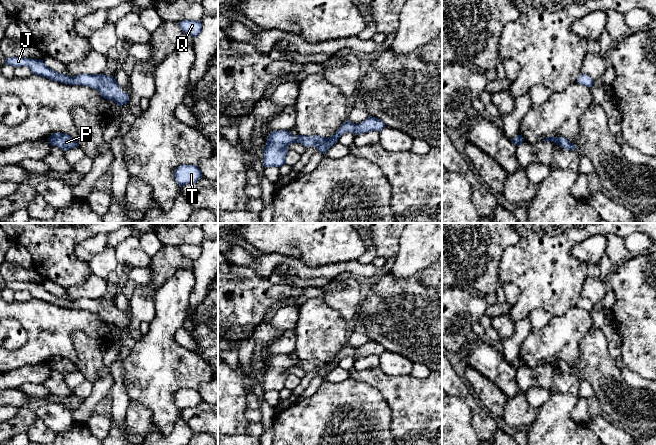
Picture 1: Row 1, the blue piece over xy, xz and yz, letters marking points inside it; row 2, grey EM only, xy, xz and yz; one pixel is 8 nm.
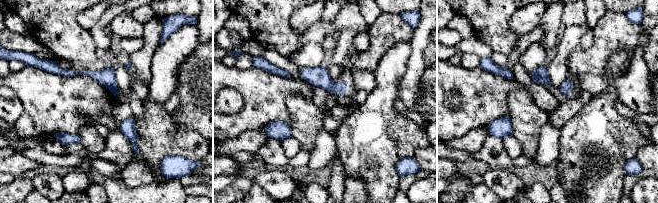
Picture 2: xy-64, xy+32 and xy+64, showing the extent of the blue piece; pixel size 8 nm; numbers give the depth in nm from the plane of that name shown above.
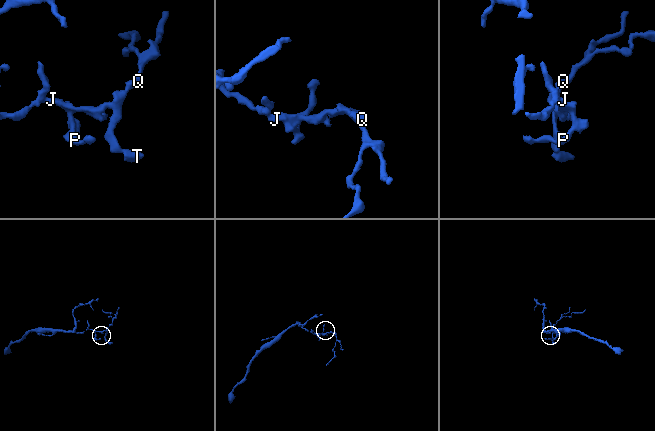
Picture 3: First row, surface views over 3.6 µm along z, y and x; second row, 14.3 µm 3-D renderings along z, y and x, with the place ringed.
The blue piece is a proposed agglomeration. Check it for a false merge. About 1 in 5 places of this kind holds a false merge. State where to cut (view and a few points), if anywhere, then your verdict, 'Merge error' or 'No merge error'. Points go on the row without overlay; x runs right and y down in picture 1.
No split. No merge error

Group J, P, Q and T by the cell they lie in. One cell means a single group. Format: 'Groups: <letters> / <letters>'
Groups: J P Q T

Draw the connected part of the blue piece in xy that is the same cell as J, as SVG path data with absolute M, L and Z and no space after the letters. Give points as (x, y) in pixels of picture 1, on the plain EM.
M10 281L5 283L5 288L13 291L26 290L31 294L32 298L42 300L49 304L93 312L97 314L104 323L113 325L118 330L126 328L129 324L128 318L120 314L120 310L112 300L105 300L104 298L78 298L71 301L48 292L43 287L43 284L32 282Z

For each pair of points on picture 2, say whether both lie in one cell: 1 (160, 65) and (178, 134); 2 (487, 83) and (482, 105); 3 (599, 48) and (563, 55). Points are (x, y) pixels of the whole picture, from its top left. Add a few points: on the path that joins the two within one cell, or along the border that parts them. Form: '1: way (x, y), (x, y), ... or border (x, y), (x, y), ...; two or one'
1: way (160, 82), (159, 115), (161, 117); one
2: way (487, 88), (484, 100); one
3: border (580, 48), (570, 55), (568, 69); two

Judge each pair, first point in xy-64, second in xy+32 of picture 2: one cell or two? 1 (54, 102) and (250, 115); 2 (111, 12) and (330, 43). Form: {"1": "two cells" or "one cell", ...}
{"1": "one cell", "2": "two cells"}

